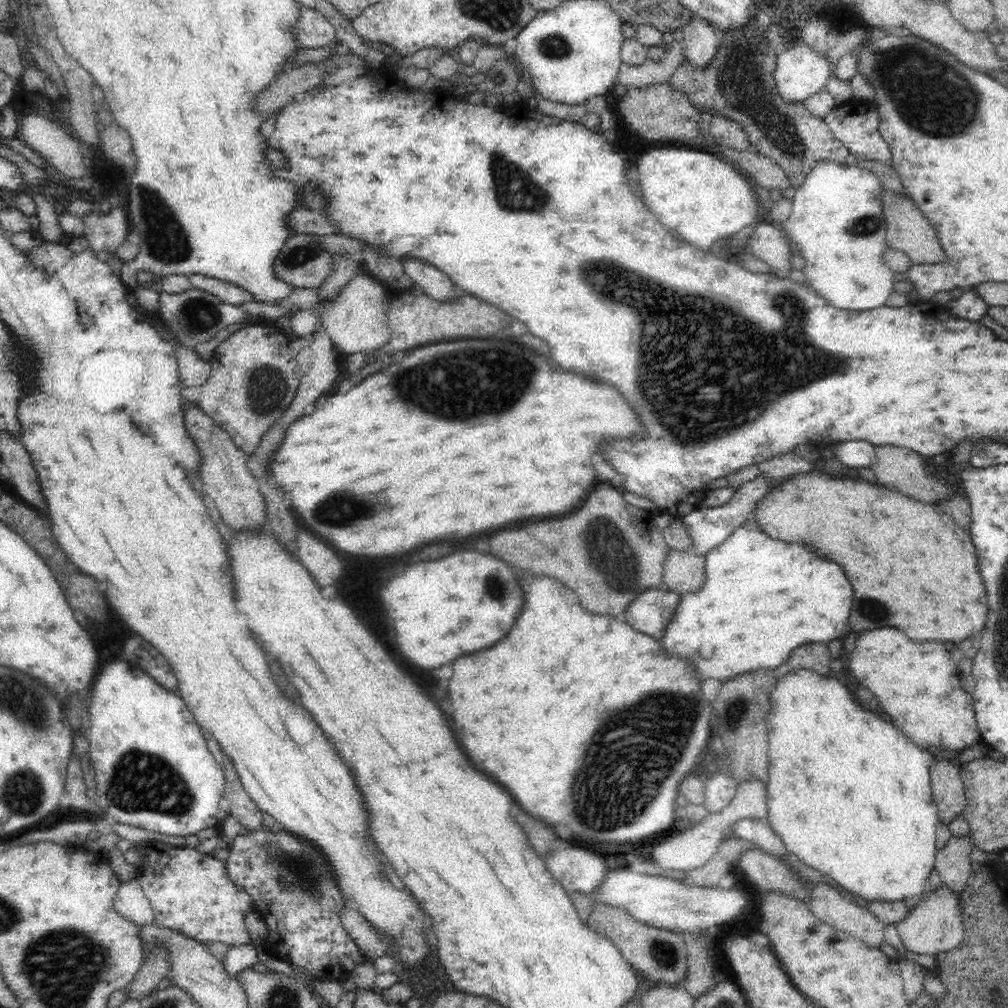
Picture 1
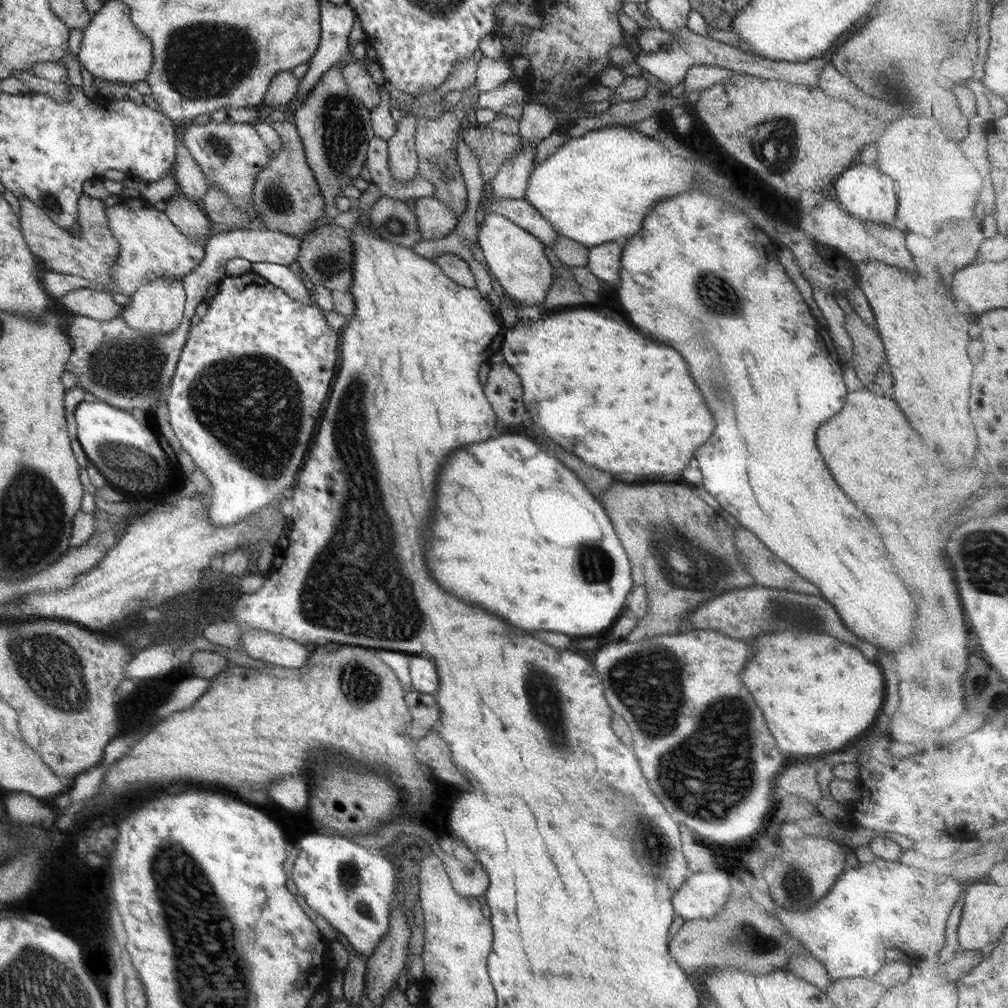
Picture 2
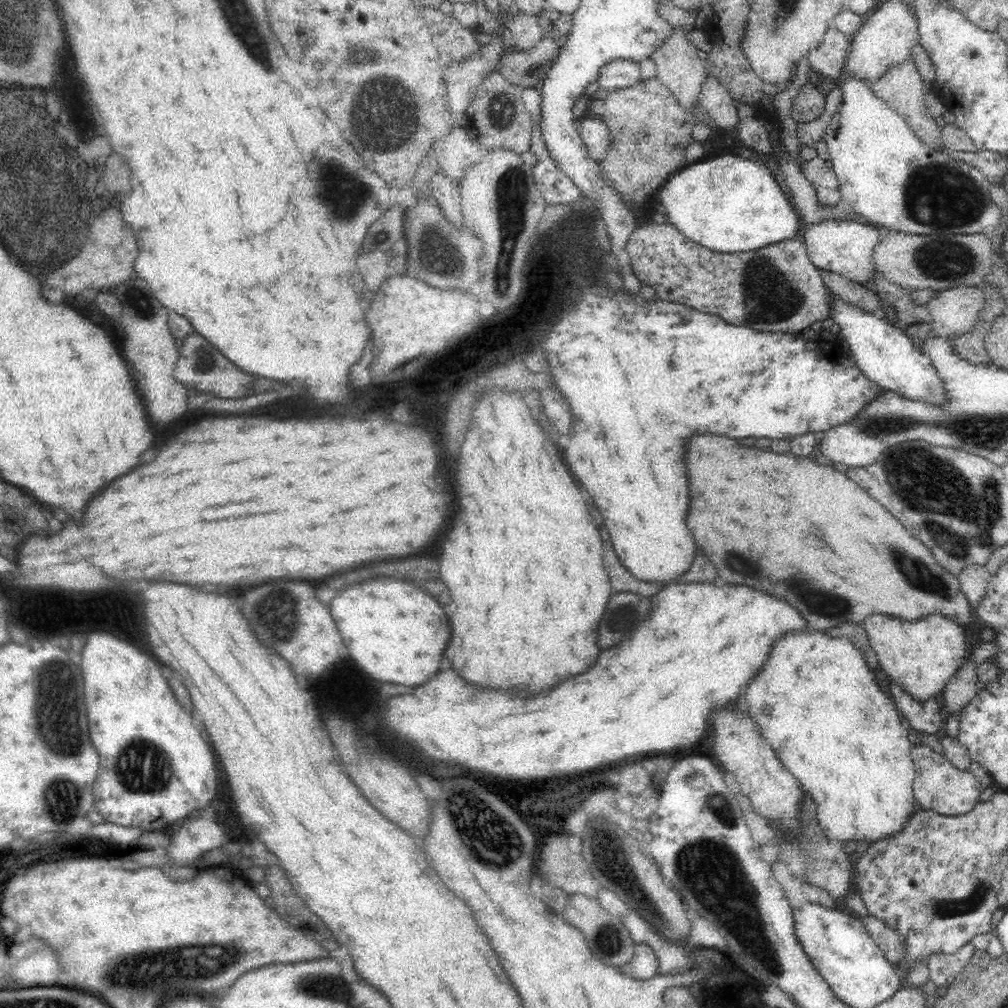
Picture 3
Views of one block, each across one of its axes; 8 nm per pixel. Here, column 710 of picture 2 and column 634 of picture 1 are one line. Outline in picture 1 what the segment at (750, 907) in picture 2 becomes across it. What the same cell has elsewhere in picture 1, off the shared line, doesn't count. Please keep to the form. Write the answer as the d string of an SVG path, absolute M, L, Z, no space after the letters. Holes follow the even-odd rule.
M596 902L586 924L592 931L610 939L633 969L657 983L681 986L687 972L687 944L679 933L647 927L621 907Z

